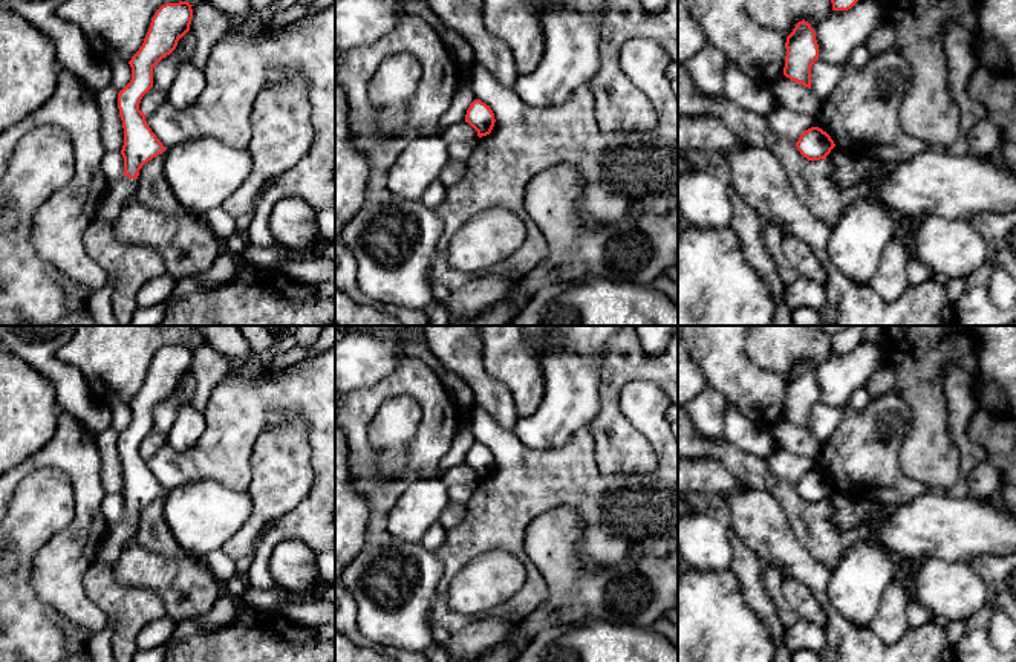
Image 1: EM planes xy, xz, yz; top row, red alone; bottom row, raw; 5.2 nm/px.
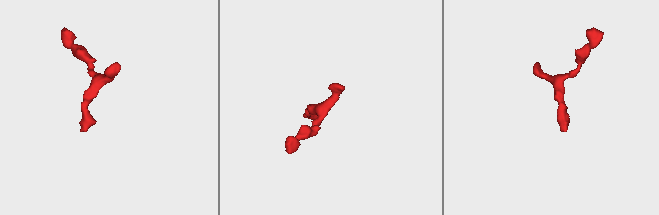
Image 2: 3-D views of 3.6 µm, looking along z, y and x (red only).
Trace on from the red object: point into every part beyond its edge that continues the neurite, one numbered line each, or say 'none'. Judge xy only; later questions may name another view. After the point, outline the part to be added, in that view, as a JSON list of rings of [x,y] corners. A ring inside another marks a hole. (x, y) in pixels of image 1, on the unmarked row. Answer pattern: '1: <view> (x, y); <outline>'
1: xy (118, 535); [[[122,518],[118,523],[109,524],[96,560],[115,564],[124,549],[132,544],[136,532],[136,523],[138,521]]]

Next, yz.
none

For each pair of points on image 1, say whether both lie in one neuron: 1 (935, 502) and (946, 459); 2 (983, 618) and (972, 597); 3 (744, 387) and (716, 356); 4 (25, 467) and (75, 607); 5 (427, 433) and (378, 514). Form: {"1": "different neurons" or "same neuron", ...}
{"1": "different neurons", "2": "different neurons", "3": "same neuron", "4": "same neuron", "5": "same neuron"}

